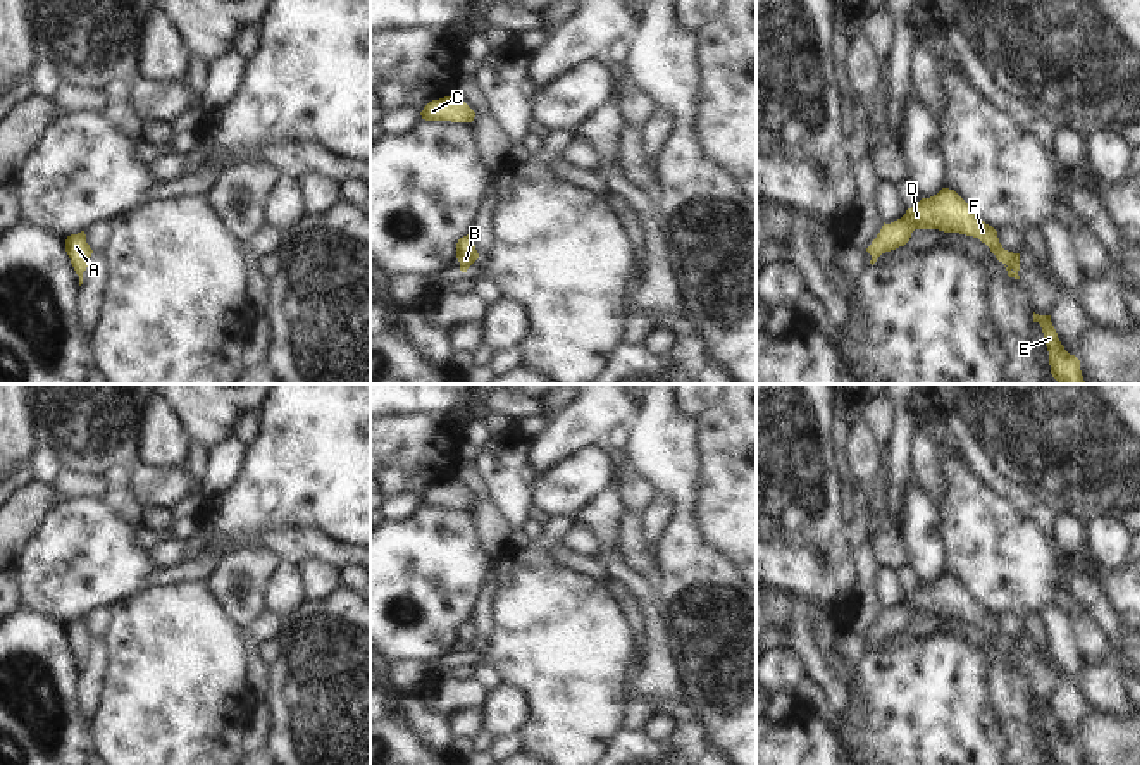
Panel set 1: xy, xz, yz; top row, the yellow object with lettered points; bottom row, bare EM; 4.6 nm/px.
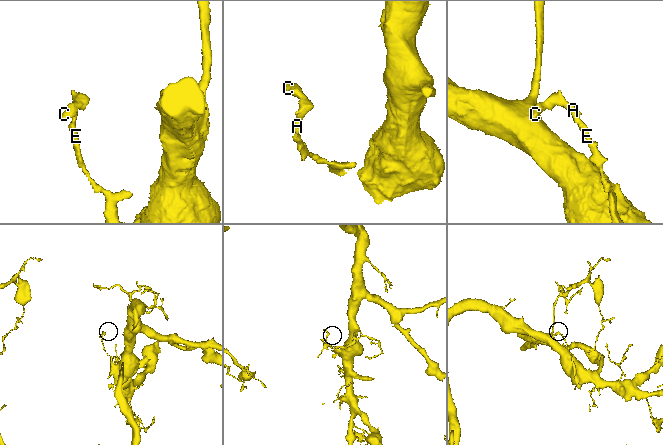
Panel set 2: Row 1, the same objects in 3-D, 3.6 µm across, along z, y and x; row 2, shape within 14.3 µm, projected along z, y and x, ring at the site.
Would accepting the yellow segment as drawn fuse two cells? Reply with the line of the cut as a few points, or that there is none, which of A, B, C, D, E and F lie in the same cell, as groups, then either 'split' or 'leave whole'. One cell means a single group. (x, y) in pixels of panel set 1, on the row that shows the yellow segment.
no cut | A B C D E F | leave whole

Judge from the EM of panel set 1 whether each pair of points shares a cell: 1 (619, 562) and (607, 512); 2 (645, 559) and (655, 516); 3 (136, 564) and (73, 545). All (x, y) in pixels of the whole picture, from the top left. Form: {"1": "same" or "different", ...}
{"1": "same", "2": "same", "3": "same"}

